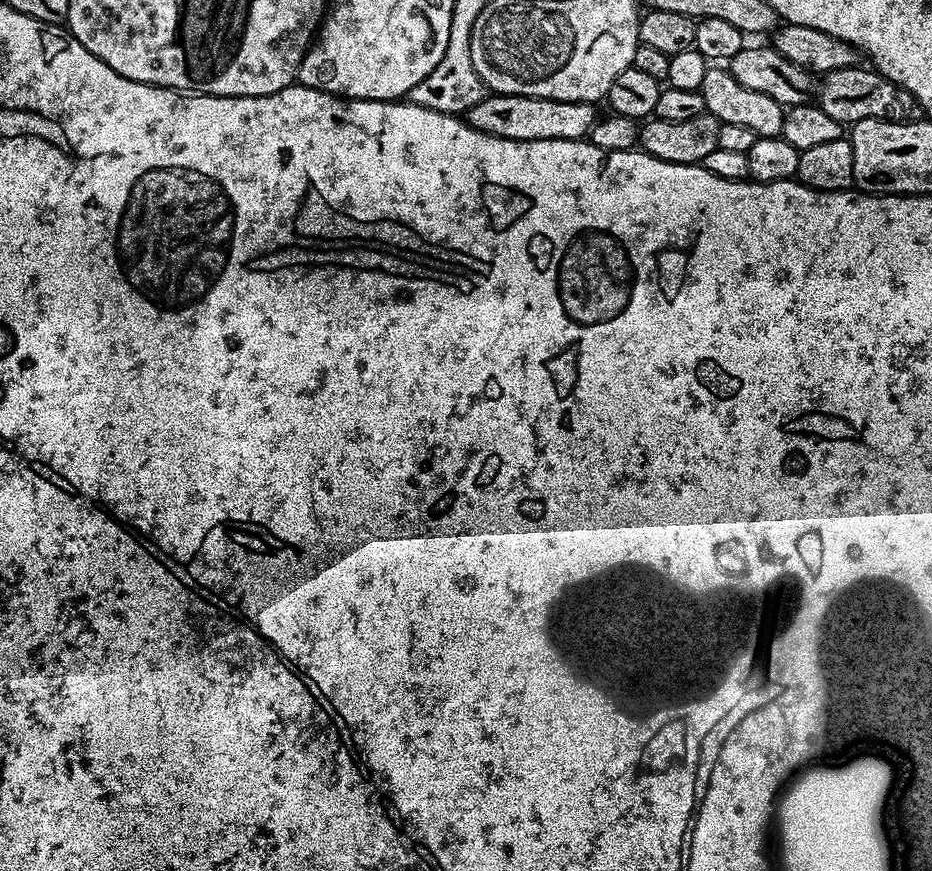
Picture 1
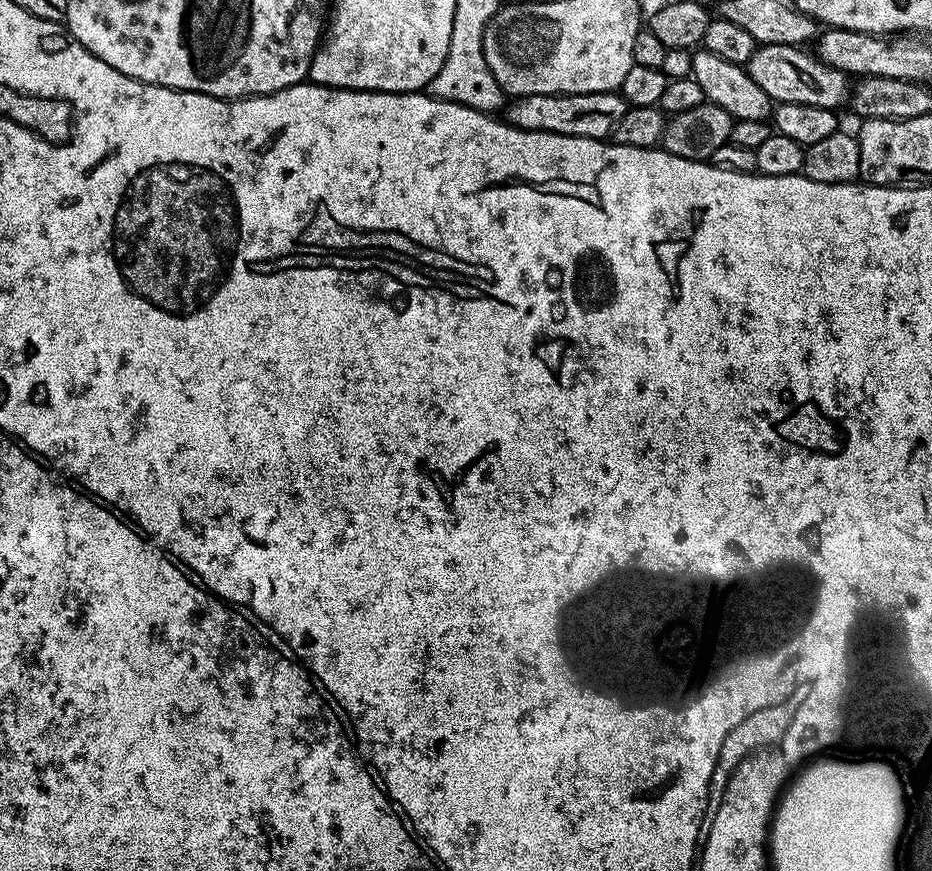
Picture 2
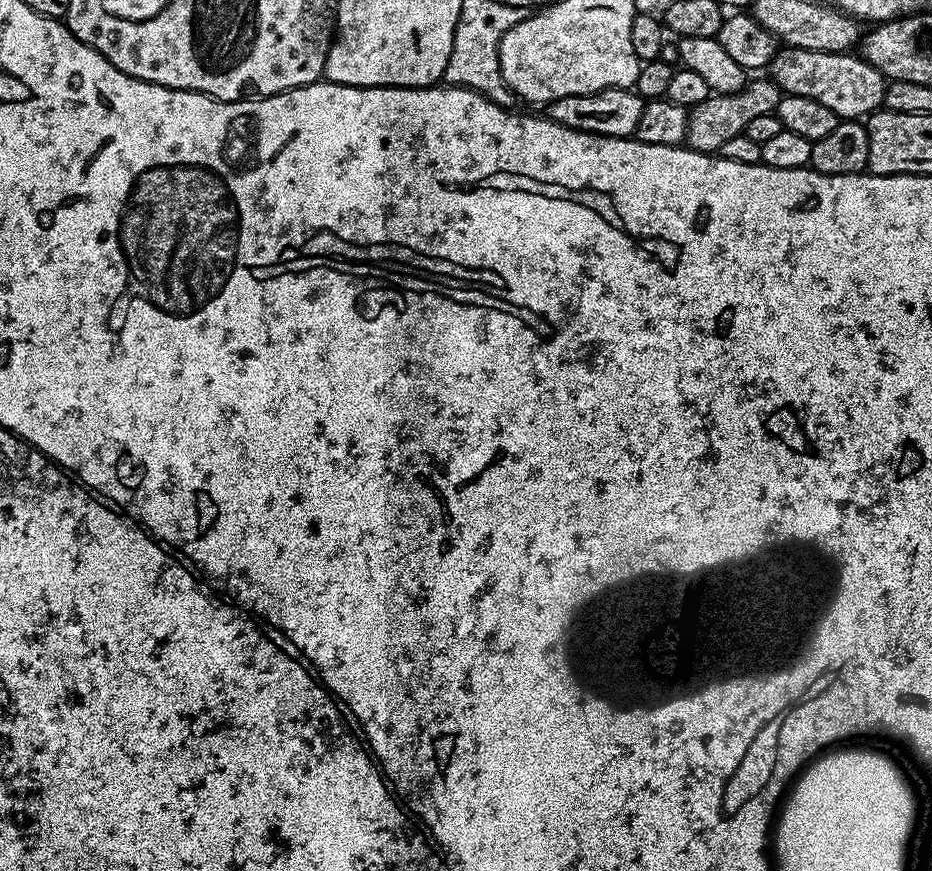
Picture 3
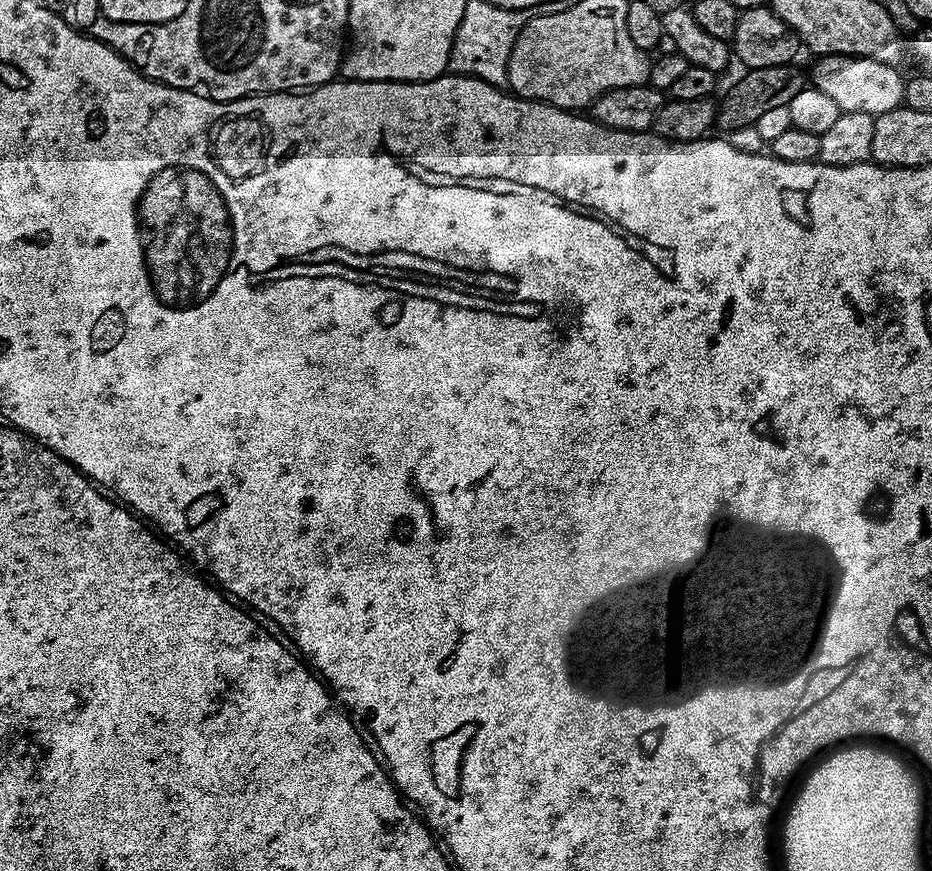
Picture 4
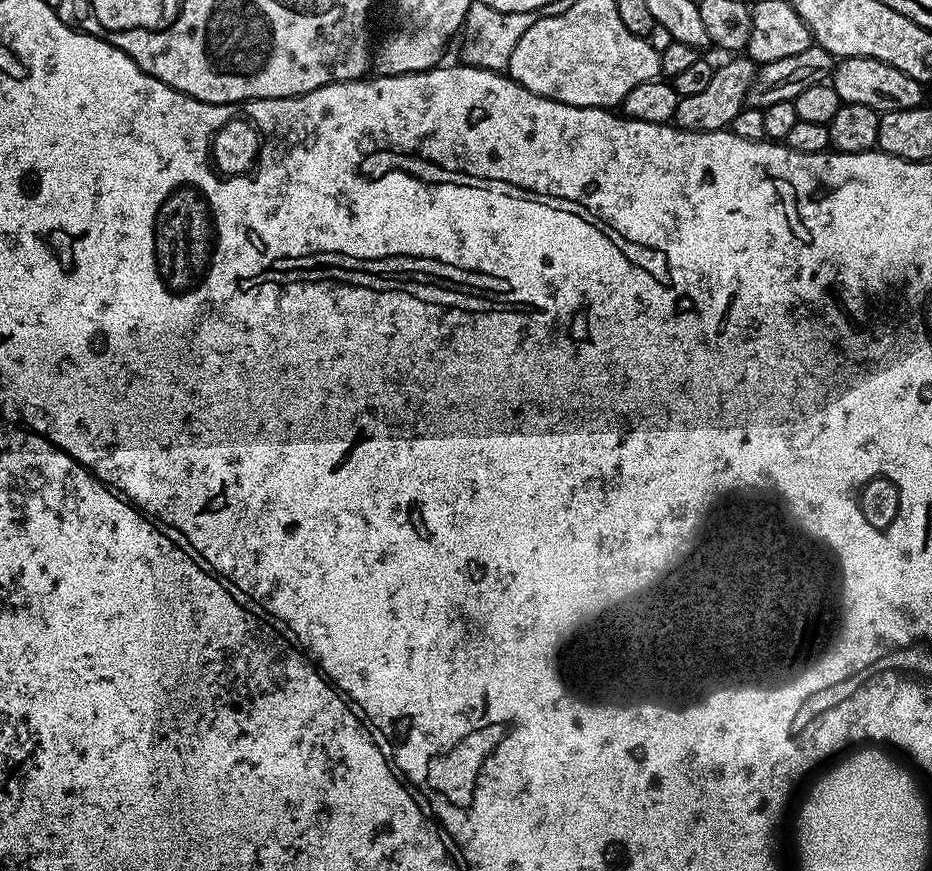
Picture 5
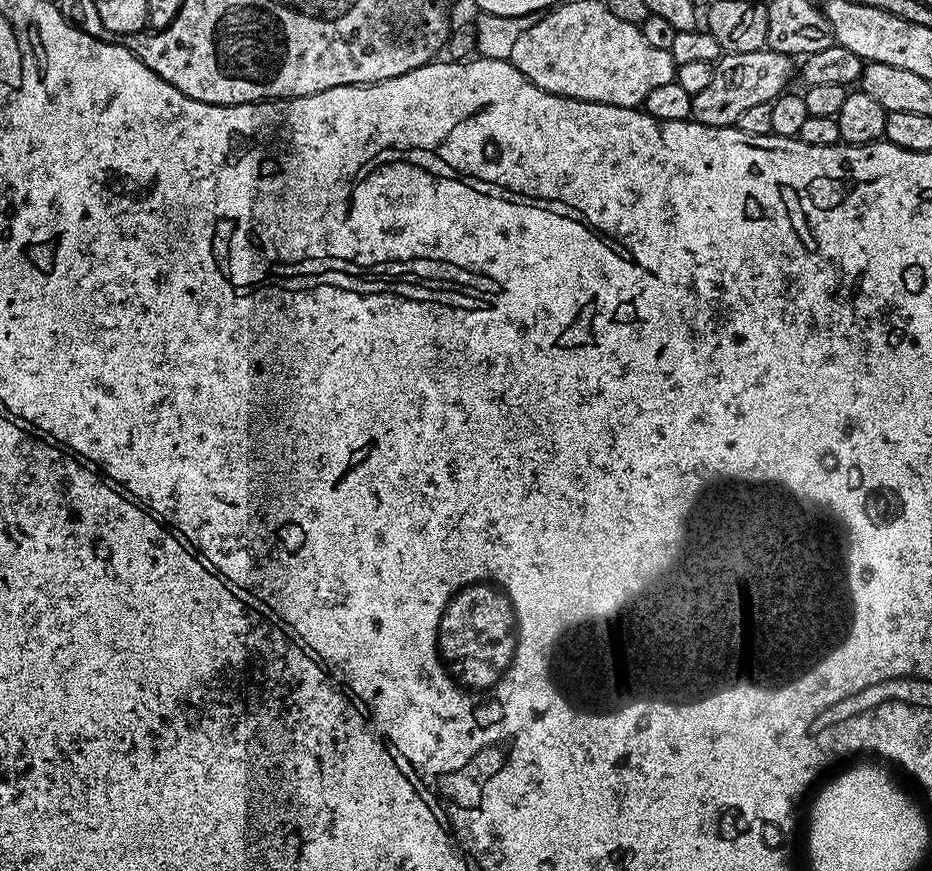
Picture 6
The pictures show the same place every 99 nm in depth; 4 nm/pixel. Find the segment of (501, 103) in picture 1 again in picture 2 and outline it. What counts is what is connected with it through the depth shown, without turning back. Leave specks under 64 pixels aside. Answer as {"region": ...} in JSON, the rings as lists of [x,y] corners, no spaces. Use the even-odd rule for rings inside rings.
{"region":[[[619,91],[590,94],[530,94],[513,99],[507,105],[506,120],[507,123],[522,130],[566,134],[591,140],[608,140],[618,126],[618,122],[622,122],[629,107]]]}

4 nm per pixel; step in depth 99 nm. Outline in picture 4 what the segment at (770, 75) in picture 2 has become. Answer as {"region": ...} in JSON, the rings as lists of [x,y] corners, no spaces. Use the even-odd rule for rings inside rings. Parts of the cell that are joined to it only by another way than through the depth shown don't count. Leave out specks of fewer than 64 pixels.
{"region":[[[822,56],[810,68],[811,87],[822,90],[838,102],[841,112],[861,112],[878,117],[901,107],[906,100],[906,80],[895,64],[874,60],[871,56]]]}

